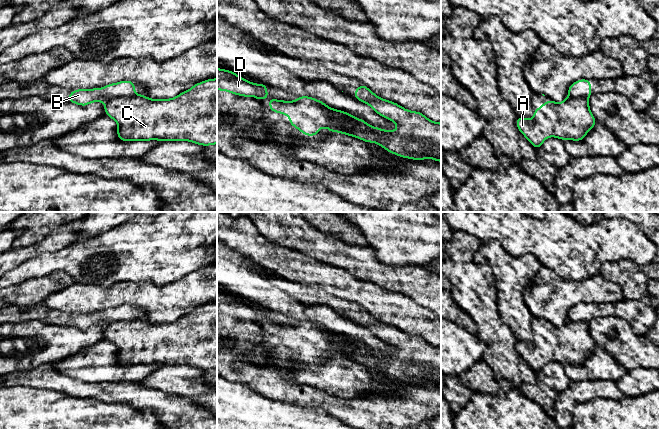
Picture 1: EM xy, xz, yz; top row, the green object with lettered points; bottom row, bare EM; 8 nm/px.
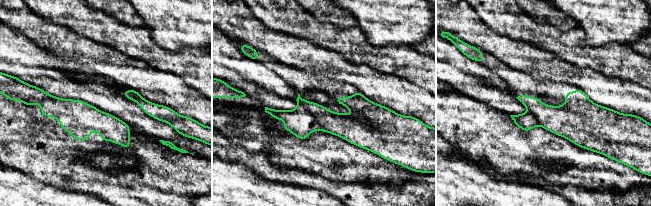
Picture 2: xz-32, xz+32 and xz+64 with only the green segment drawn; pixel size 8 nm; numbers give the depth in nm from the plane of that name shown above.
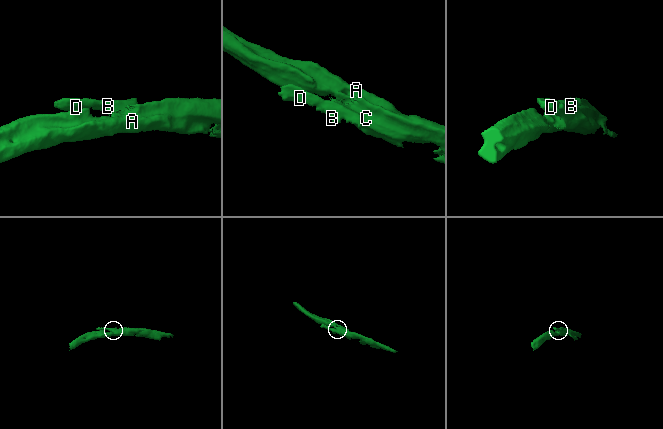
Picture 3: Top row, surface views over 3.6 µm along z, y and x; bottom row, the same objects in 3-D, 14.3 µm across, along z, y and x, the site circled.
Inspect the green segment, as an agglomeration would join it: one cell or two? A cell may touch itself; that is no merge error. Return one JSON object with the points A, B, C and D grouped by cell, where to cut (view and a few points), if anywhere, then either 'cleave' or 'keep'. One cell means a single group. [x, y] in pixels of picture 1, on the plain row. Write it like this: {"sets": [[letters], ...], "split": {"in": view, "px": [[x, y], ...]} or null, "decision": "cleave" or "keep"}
{"sets": [["A", "C"], ["B", "D"]], "split": {"in": "xz", "px": [[341, 335], [350, 345], [343, 348], [356, 361]]}, "decision": "cleave"}

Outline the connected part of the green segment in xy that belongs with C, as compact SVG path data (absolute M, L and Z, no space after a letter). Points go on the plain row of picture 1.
M217 302L196 307L172 323L150 323L143 318L105 325L105 339L118 347L120 365L190 365L201 370L217 368Z

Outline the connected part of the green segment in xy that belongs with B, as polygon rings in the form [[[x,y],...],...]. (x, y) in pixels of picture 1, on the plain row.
[[[123,304],[121,306],[105,309],[101,313],[72,314],[66,326],[86,331],[92,326],[105,326],[114,322],[132,320],[135,320],[135,307],[130,304]]]

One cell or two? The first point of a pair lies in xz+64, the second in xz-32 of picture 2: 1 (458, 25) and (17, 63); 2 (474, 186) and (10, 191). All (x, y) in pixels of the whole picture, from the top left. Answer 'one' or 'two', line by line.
1: two
2: one

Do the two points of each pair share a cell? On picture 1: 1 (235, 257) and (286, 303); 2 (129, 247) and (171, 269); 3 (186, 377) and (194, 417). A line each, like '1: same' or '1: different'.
1: same
2: same
3: different

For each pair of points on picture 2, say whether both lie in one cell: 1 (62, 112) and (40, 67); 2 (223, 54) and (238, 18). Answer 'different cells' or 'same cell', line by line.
1: different cells
2: different cells

